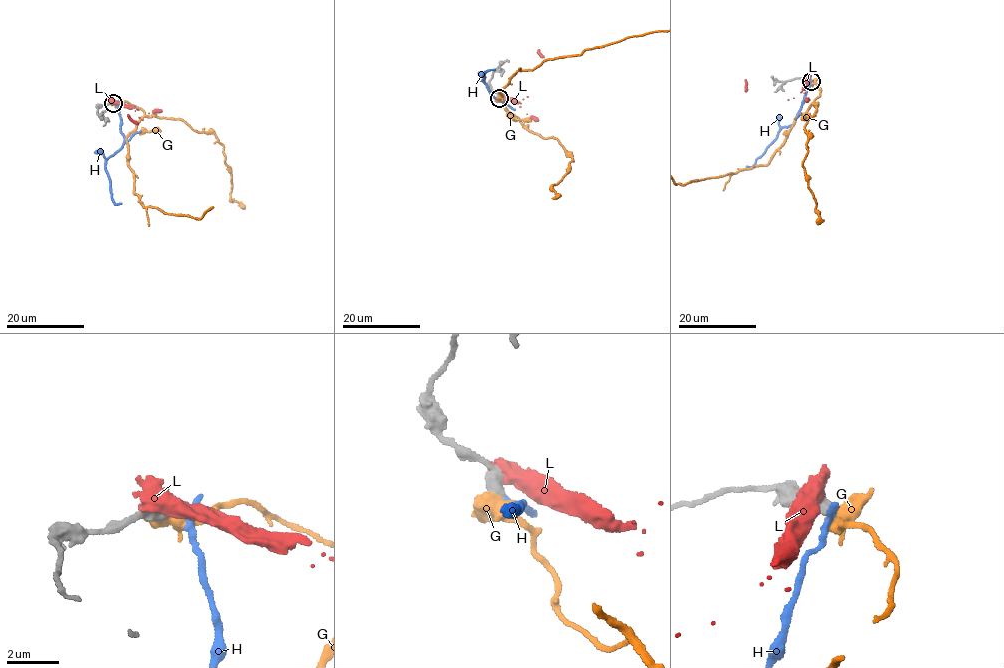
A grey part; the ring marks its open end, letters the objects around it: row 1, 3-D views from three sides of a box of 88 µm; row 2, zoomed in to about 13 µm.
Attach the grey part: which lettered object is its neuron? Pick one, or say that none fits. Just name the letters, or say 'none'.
H

